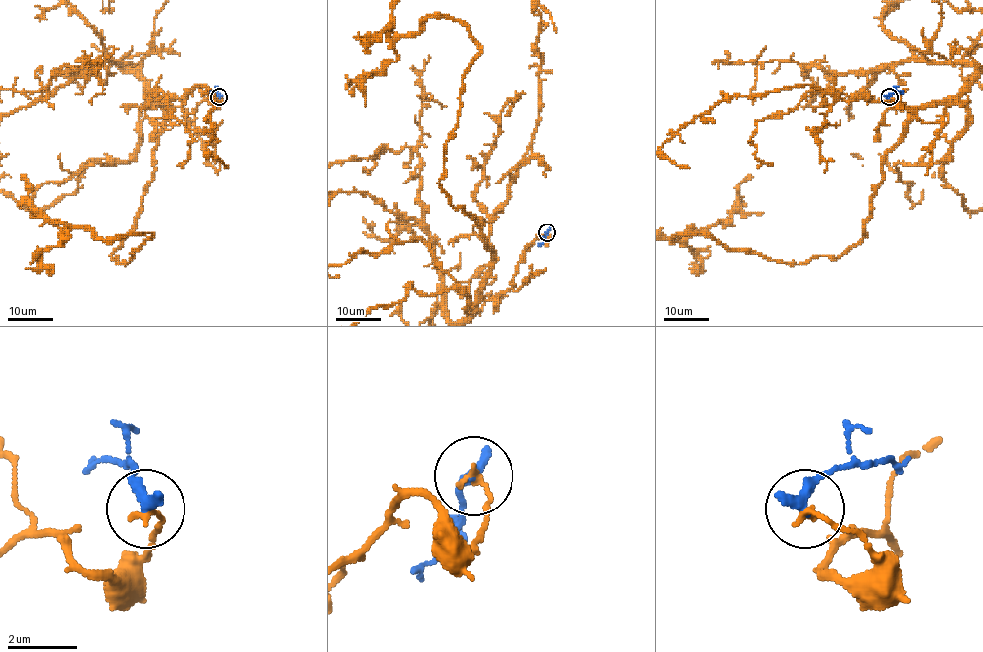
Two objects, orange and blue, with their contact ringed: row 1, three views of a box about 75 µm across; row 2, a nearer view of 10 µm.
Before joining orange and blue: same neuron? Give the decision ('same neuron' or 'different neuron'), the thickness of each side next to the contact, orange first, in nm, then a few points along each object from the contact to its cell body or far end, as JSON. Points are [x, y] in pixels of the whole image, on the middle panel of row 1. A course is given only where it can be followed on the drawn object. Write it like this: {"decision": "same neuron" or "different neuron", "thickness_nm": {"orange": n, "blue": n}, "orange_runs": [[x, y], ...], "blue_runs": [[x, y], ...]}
{"decision": "different neuron", "thickness_nm": {"orange": 180, "blue": 380}, "orange_runs": [[547, 233], [485, 299], [493, 254], [440, 183], [479, 48], [444, 17], [389, 39]], "blue_runs": [[547, 233], [539, 245]]}

